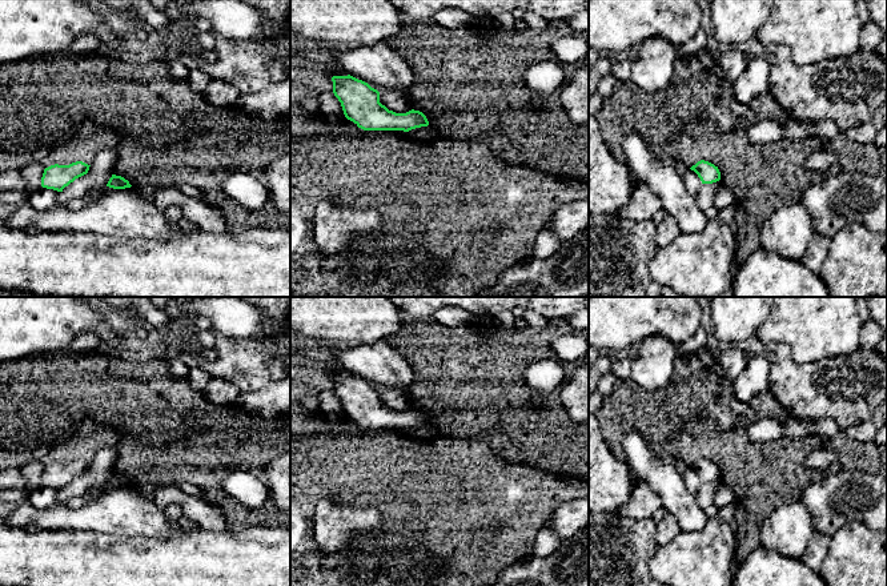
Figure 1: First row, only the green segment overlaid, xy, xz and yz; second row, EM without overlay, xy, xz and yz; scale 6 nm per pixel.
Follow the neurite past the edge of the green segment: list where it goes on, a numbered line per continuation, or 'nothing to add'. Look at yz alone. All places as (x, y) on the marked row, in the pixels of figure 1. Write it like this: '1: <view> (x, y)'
nothing to add

